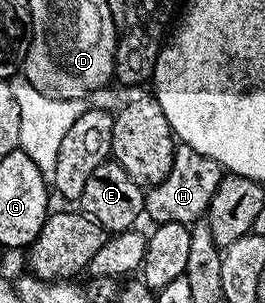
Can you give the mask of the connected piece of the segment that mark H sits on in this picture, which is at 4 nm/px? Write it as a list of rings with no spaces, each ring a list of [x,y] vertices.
[[[178,144],[173,150],[173,162],[169,164],[167,175],[146,192],[144,216],[157,225],[174,221],[192,226],[194,221],[200,221],[208,214],[215,187],[219,187],[222,176],[222,167],[215,159],[207,159],[207,155],[199,155],[199,151]]]

